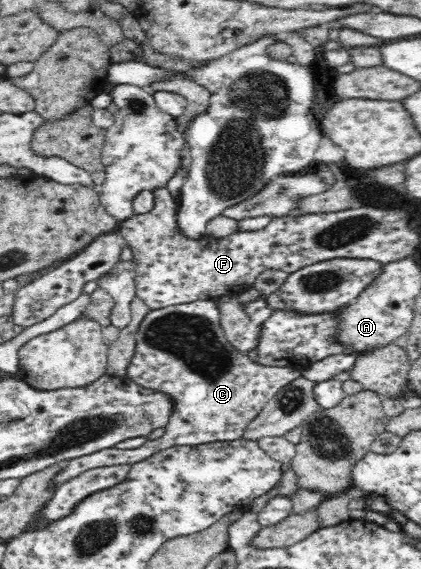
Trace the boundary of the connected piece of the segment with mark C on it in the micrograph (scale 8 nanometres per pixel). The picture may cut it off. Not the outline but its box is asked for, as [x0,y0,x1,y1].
[54,299,301,488]

